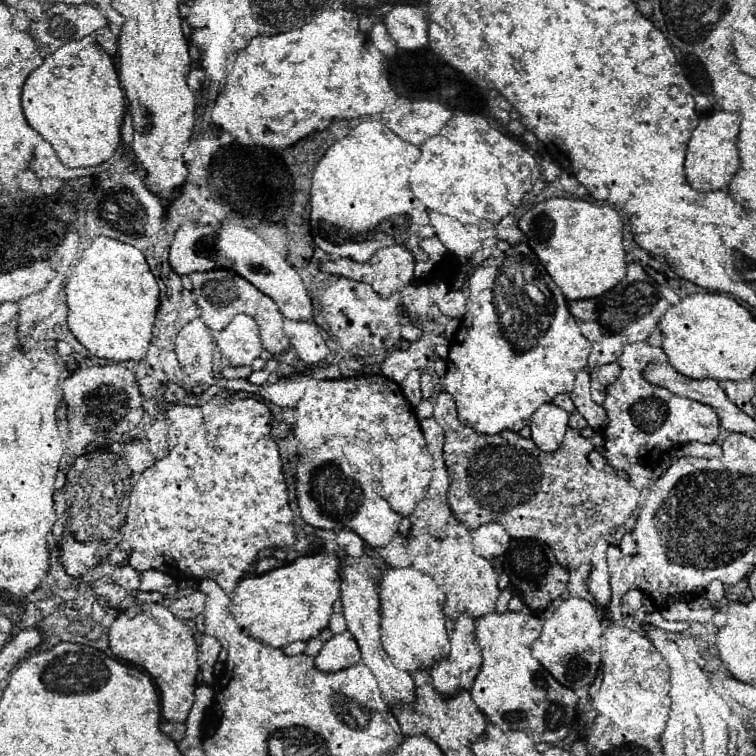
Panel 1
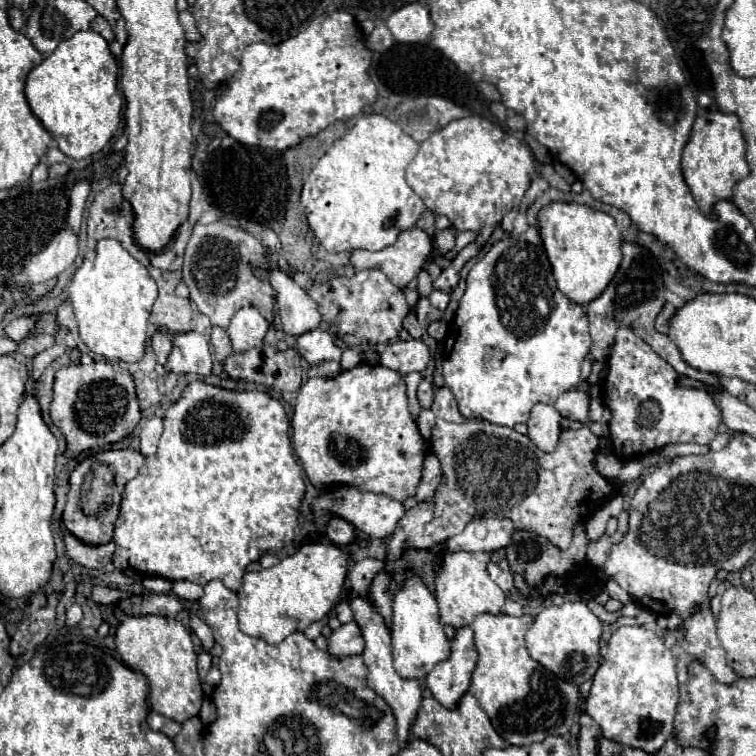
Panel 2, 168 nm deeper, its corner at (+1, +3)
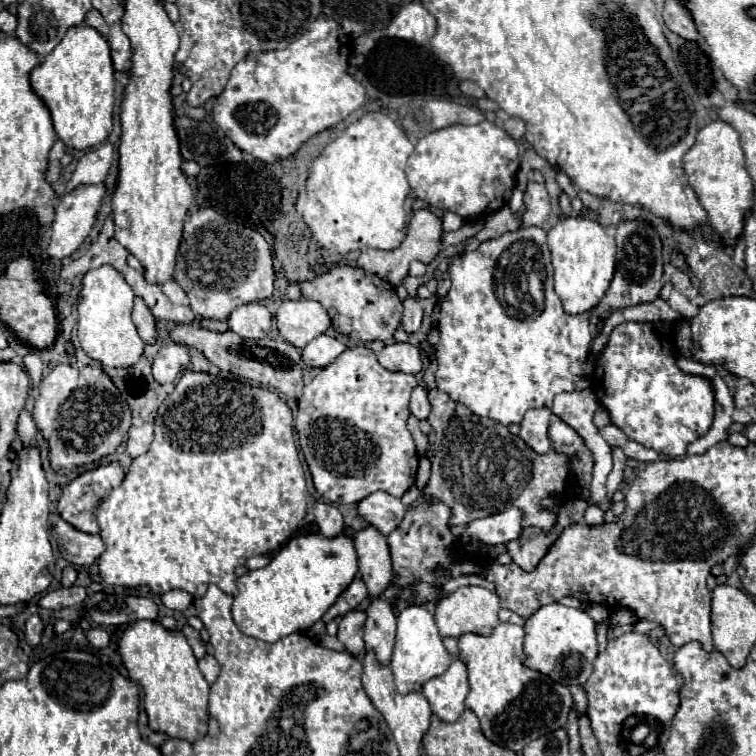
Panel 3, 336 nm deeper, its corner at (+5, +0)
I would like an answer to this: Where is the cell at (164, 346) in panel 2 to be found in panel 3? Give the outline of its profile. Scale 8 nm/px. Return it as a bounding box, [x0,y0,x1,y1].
[133,296,155,344]

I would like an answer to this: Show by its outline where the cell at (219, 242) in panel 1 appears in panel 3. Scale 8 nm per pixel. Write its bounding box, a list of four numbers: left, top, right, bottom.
[275,298,331,348]

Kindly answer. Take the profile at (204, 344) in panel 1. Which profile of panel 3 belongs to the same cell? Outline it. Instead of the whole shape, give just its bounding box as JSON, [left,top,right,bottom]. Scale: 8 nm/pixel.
[153,342,189,384]

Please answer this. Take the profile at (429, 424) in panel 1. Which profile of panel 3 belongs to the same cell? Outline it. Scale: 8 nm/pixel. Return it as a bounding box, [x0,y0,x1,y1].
[435,586,501,638]

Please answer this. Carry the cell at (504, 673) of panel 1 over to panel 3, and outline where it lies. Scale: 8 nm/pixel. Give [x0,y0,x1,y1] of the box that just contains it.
[459,624,571,752]

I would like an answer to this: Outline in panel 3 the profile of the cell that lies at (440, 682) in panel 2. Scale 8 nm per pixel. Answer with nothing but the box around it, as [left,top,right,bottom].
[423,656,467,722]

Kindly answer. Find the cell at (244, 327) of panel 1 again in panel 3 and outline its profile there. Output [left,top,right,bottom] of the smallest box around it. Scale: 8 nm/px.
[229,302,271,338]

